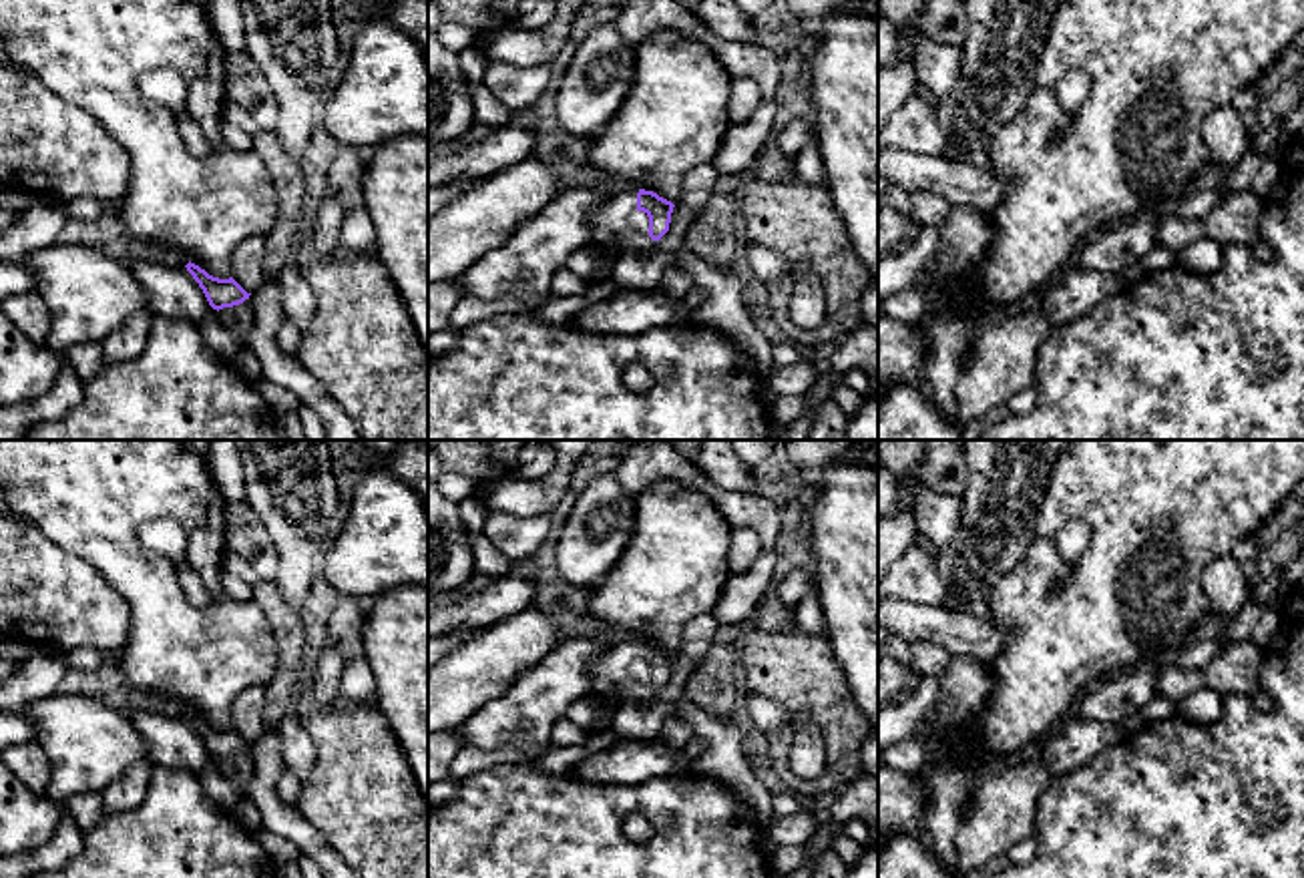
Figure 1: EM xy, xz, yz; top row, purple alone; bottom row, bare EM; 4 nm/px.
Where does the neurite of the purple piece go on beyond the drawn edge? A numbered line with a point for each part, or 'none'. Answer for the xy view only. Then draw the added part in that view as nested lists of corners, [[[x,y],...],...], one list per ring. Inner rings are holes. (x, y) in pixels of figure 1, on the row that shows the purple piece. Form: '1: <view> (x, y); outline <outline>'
none

